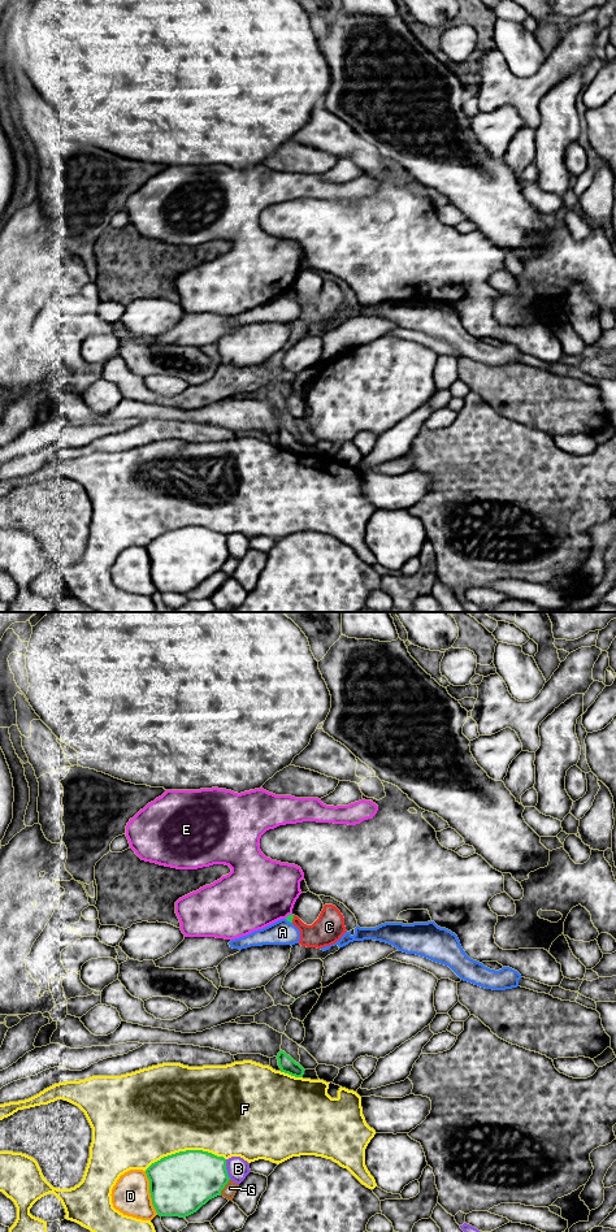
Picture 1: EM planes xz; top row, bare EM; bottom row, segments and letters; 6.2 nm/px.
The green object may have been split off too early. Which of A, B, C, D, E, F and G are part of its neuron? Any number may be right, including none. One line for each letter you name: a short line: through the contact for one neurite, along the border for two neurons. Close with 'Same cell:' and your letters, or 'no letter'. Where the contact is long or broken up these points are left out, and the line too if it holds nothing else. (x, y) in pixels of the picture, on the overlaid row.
Same cell: no letter

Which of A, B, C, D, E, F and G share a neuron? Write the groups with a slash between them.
A / B / C / D / E / F / G

